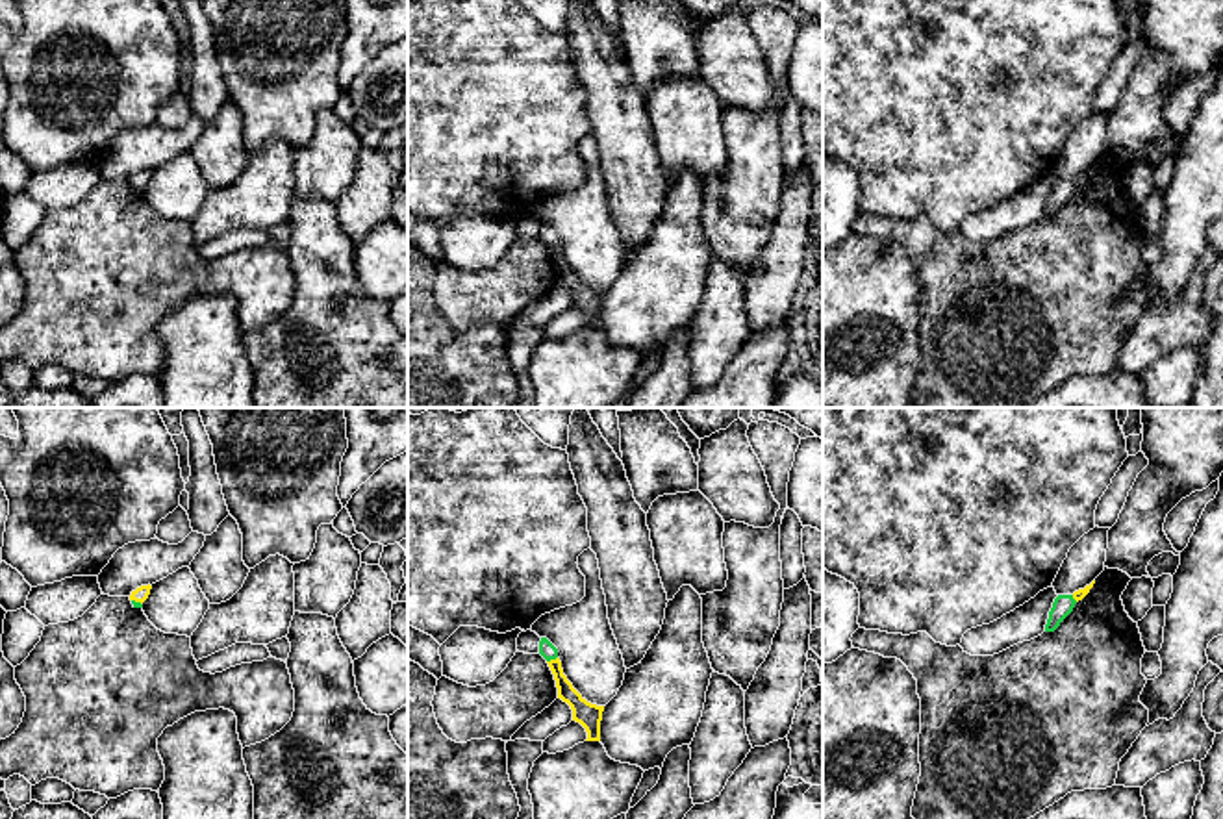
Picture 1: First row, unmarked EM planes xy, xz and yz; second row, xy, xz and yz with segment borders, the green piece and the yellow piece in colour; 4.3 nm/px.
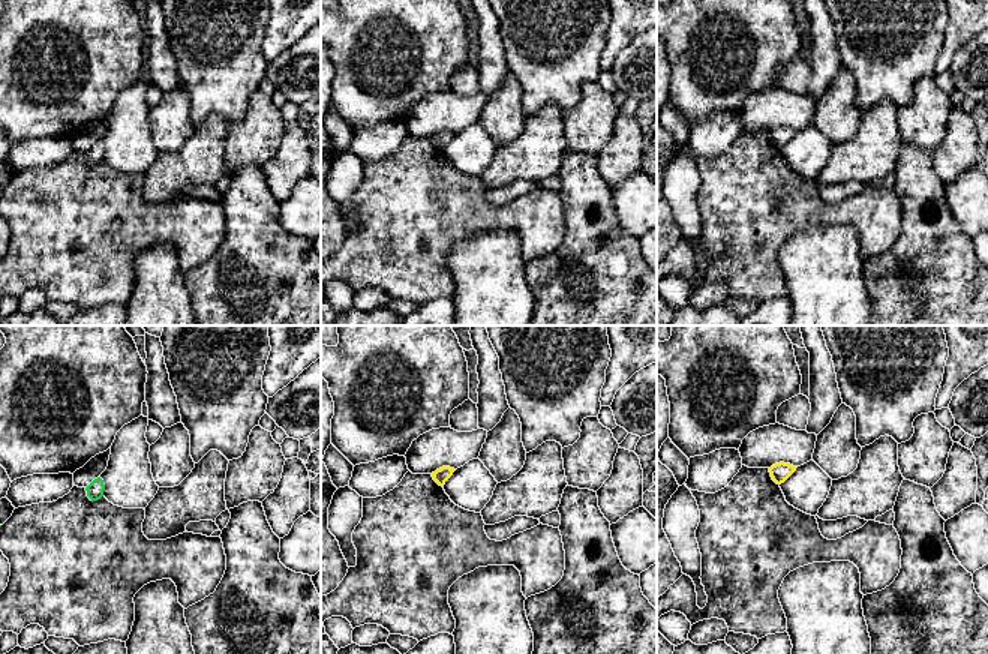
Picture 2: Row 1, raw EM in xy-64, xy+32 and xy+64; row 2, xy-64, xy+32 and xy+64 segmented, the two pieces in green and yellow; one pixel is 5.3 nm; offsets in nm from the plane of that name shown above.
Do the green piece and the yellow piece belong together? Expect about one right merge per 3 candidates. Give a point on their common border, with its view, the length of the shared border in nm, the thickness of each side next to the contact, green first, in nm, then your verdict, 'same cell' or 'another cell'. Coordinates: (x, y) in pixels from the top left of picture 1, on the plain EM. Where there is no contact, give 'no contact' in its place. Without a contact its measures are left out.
xz (551, 243) | 50 nm | 70/80 nm | same cell

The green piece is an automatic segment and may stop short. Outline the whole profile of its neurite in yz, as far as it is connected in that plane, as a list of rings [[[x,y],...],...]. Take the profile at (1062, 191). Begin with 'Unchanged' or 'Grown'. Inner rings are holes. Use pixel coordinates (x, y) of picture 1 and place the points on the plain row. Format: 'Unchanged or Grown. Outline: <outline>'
Grown. Outline: [[[1095,165],[1084,174],[1075,176],[1073,180],[1058,180],[1049,196],[1045,217],[1054,217],[1060,211],[1060,208],[1073,196],[1075,189],[1090,178],[1093,169]]]

